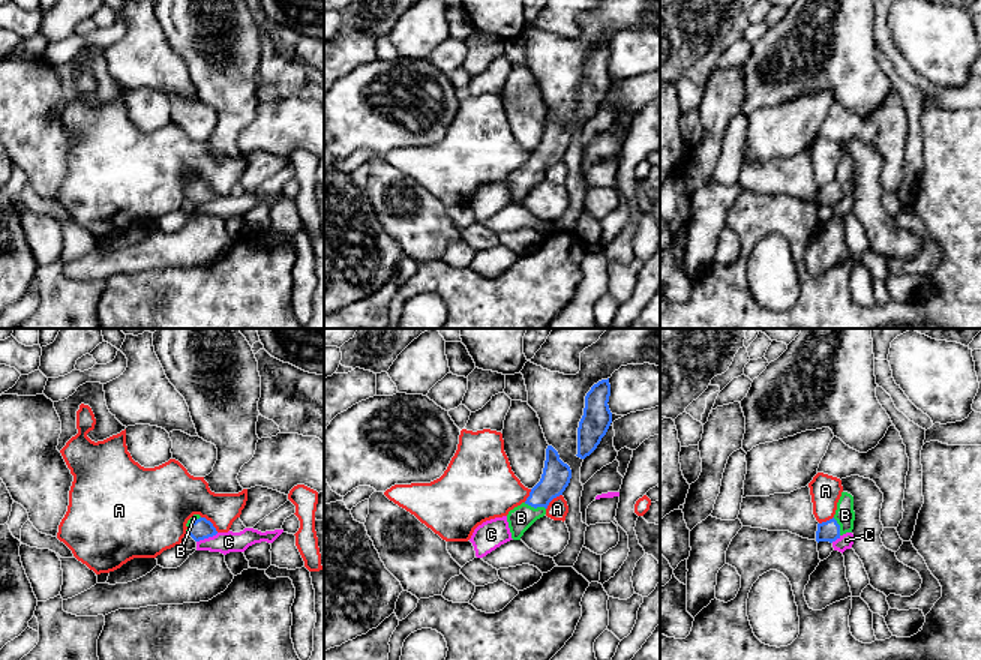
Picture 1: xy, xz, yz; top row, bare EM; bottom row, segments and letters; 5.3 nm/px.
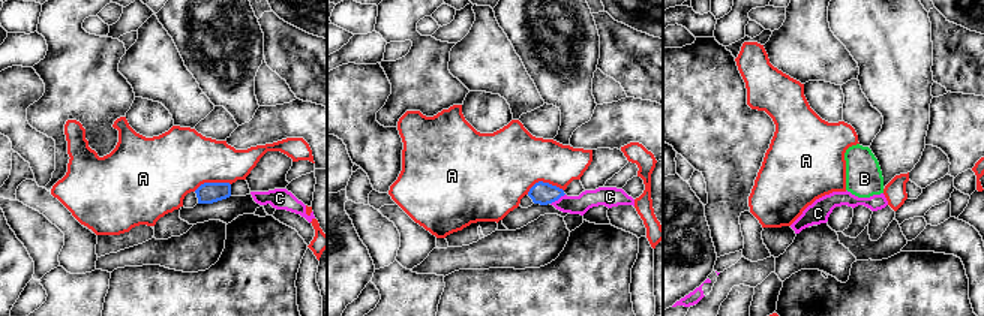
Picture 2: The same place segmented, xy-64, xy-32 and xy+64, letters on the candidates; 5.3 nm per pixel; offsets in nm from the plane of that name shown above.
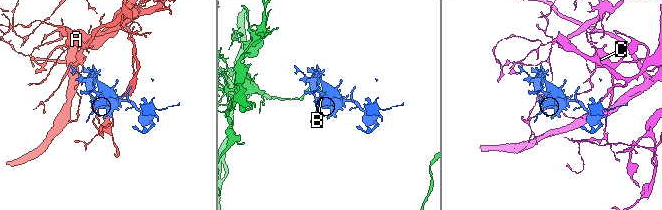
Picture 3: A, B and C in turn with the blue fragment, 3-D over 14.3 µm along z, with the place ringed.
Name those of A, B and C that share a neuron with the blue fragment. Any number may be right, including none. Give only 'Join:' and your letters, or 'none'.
Join: B

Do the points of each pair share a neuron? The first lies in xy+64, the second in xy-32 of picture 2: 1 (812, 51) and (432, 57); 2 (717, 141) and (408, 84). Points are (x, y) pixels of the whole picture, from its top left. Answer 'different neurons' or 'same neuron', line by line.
1: different neurons
2: different neurons

